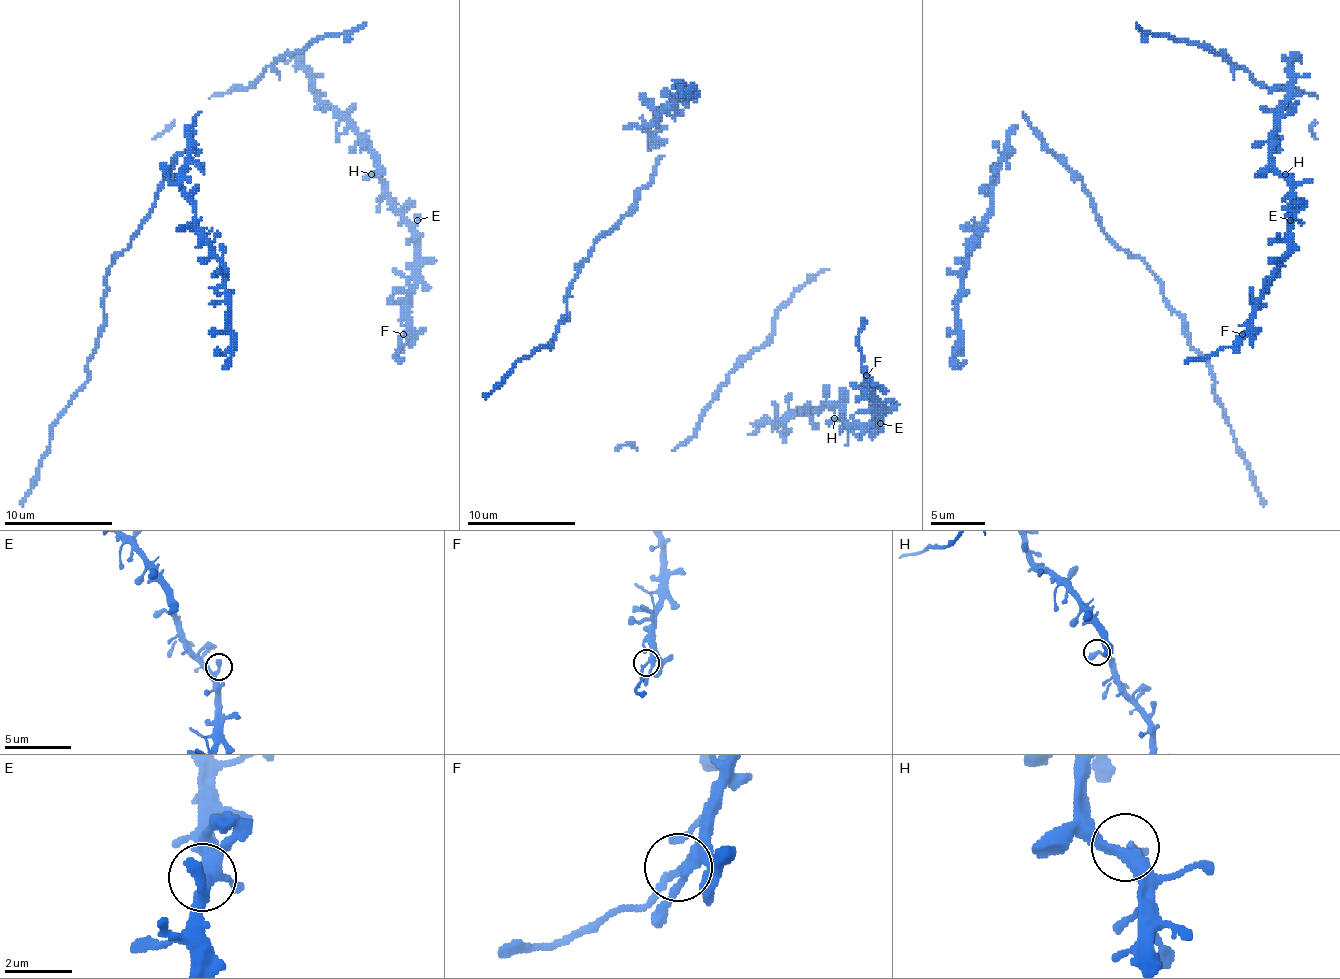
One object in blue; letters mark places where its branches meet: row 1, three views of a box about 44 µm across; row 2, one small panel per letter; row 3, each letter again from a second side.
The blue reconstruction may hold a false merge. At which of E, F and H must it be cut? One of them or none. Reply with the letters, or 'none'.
F

